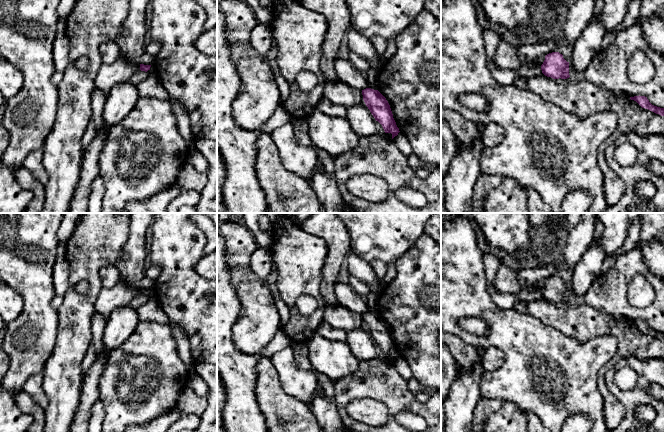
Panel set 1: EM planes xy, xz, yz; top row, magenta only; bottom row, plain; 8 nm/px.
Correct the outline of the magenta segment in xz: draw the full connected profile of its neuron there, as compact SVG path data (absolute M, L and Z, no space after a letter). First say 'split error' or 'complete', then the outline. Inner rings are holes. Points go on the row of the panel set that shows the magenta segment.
split error | M337 57L334 67L338 80L362 91L366 106L375 120L382 125L385 133L391 133L392 139L397 136L400 131L393 118L388 101L378 90L368 87L365 74L361 73L349 59Z

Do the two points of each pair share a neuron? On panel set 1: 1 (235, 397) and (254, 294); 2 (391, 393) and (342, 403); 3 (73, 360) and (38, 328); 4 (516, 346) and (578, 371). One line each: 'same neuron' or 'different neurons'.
1: different neurons
2: same neuron
3: different neurons
4: same neuron

